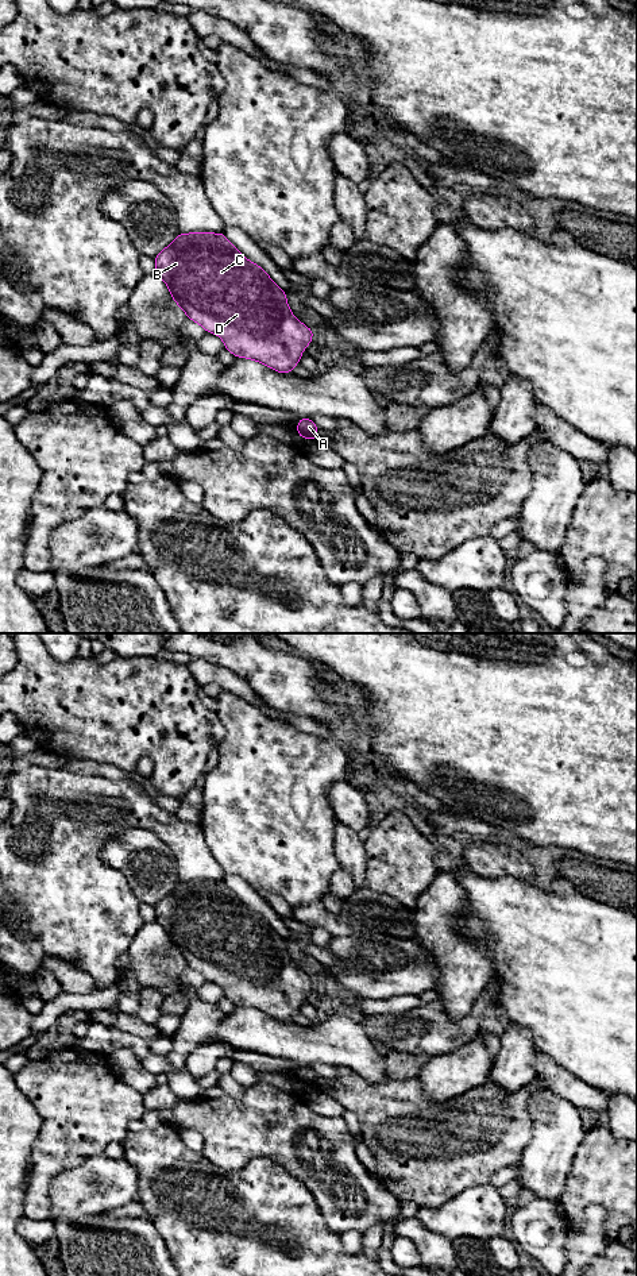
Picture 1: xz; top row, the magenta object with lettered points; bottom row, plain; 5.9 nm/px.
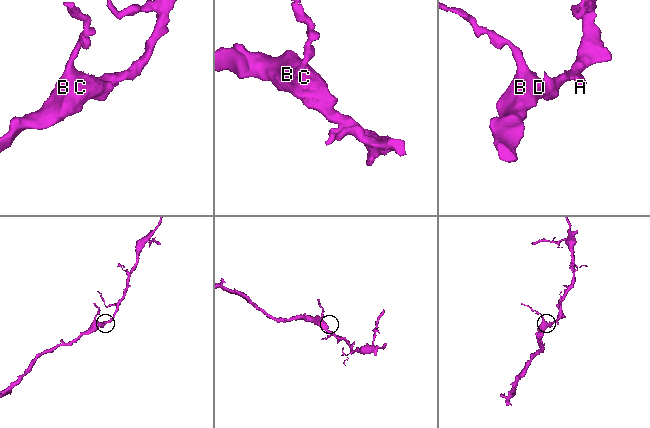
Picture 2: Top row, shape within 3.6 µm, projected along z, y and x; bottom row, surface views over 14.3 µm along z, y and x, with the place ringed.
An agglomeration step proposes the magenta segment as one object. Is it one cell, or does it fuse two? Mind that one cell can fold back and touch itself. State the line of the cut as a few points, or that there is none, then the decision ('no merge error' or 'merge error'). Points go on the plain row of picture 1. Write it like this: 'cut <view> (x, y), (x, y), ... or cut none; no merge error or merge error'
cut none; no merge error

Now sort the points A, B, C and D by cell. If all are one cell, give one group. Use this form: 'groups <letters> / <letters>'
groups A B C D

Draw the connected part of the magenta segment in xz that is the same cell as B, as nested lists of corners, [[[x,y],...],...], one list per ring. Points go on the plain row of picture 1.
[[[223,880],[178,882],[155,907],[155,922],[167,933],[188,967],[217,983],[236,1006],[254,1007],[290,1022],[310,992],[314,979],[292,961],[286,940],[254,910],[243,905]]]

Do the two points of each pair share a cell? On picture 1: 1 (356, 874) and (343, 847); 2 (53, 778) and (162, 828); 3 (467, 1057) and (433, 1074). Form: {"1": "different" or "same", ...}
{"1": "same", "2": "same", "3": "same"}

